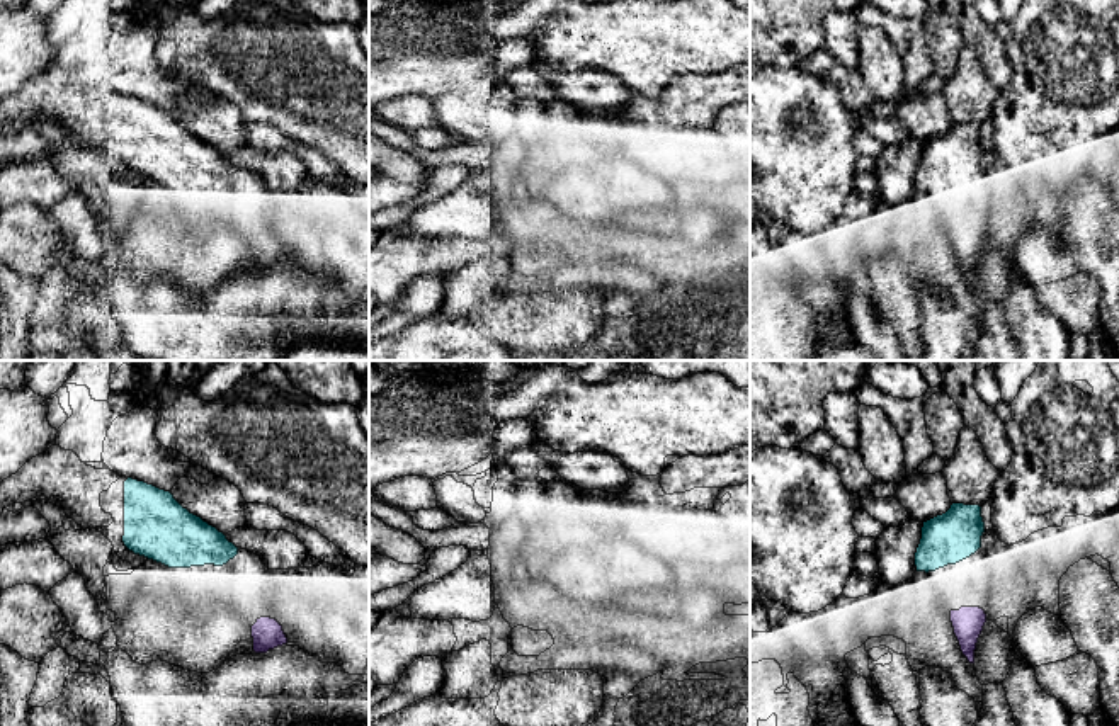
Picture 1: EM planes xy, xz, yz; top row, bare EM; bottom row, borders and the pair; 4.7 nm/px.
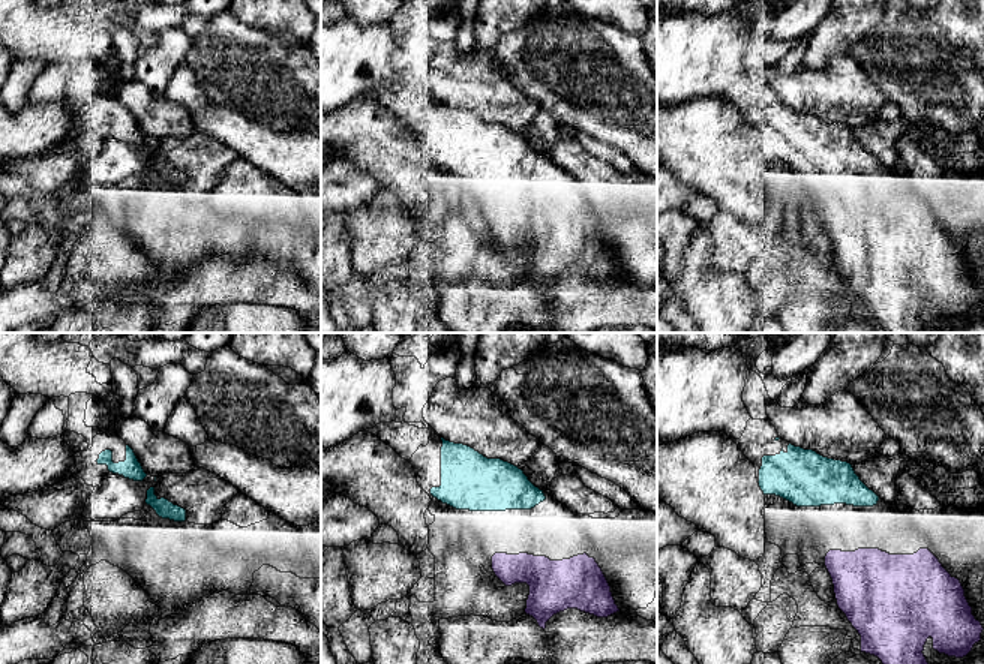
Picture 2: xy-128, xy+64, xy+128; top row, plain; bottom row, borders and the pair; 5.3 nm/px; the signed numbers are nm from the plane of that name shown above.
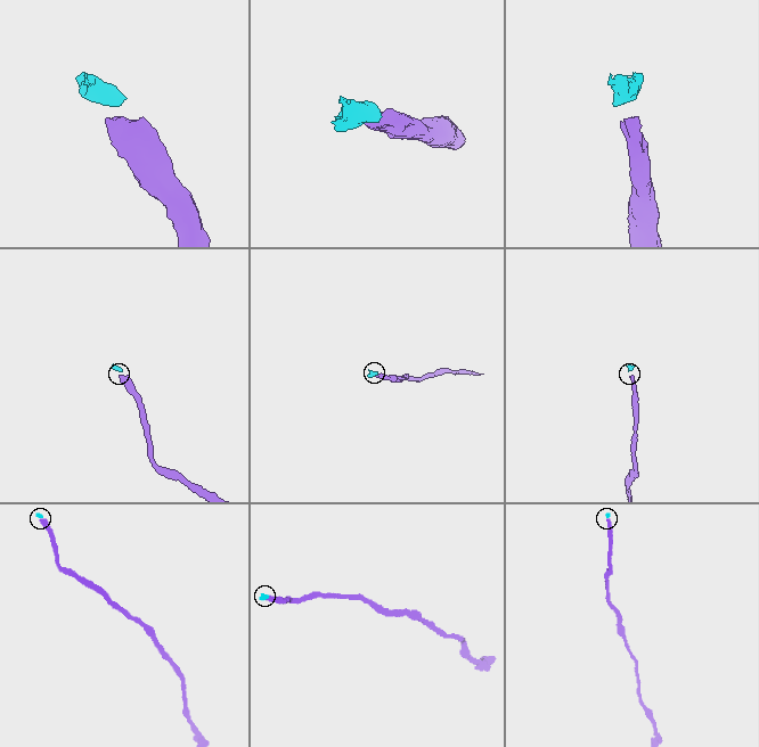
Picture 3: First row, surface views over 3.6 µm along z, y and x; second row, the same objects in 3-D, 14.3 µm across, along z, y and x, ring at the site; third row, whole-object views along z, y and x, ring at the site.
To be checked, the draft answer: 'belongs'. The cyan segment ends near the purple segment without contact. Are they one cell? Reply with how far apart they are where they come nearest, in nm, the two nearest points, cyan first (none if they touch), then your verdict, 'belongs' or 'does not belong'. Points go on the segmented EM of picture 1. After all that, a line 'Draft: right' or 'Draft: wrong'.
200 nm | yz (934, 570), (951, 611) | belongs
Draft: right

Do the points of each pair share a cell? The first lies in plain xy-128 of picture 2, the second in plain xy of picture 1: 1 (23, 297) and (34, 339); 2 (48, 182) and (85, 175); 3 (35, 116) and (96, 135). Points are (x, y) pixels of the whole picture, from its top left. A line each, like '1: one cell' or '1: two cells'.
1: one cell
2: two cells
3: one cell

